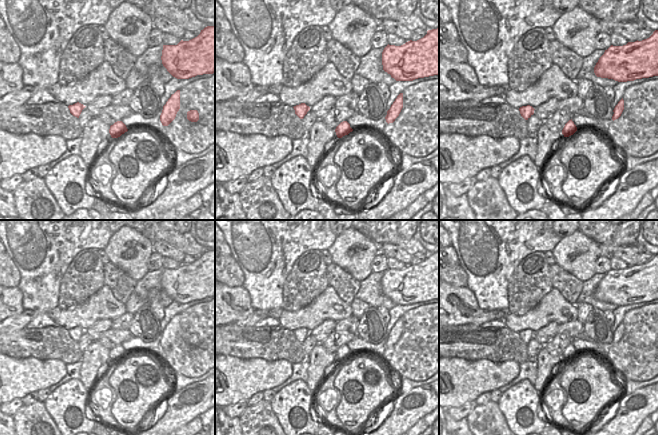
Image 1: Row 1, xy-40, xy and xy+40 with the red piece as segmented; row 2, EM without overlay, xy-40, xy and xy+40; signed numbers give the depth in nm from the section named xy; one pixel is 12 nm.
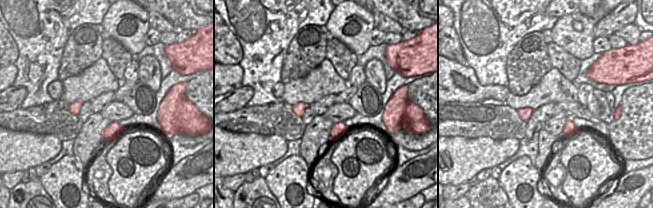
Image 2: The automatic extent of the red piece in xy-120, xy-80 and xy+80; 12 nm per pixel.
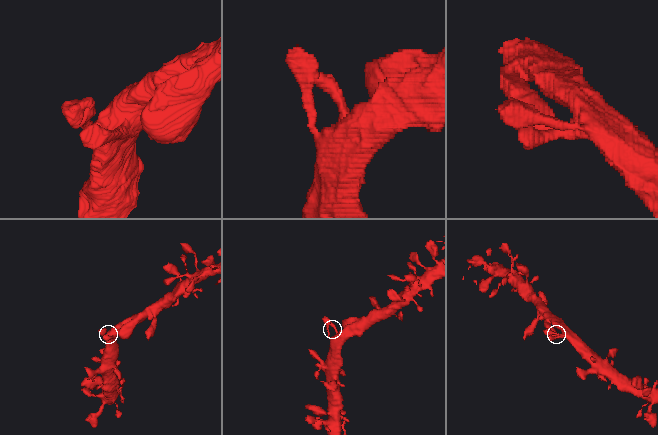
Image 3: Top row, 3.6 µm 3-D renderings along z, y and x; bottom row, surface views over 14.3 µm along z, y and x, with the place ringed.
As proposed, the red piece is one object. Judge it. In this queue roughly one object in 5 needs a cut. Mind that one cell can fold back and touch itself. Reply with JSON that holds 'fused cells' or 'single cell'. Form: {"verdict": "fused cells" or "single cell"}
{"verdict": "single cell"}

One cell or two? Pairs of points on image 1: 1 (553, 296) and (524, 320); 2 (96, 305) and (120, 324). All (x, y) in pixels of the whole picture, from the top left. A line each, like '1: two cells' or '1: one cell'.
1: one cell
2: two cells

